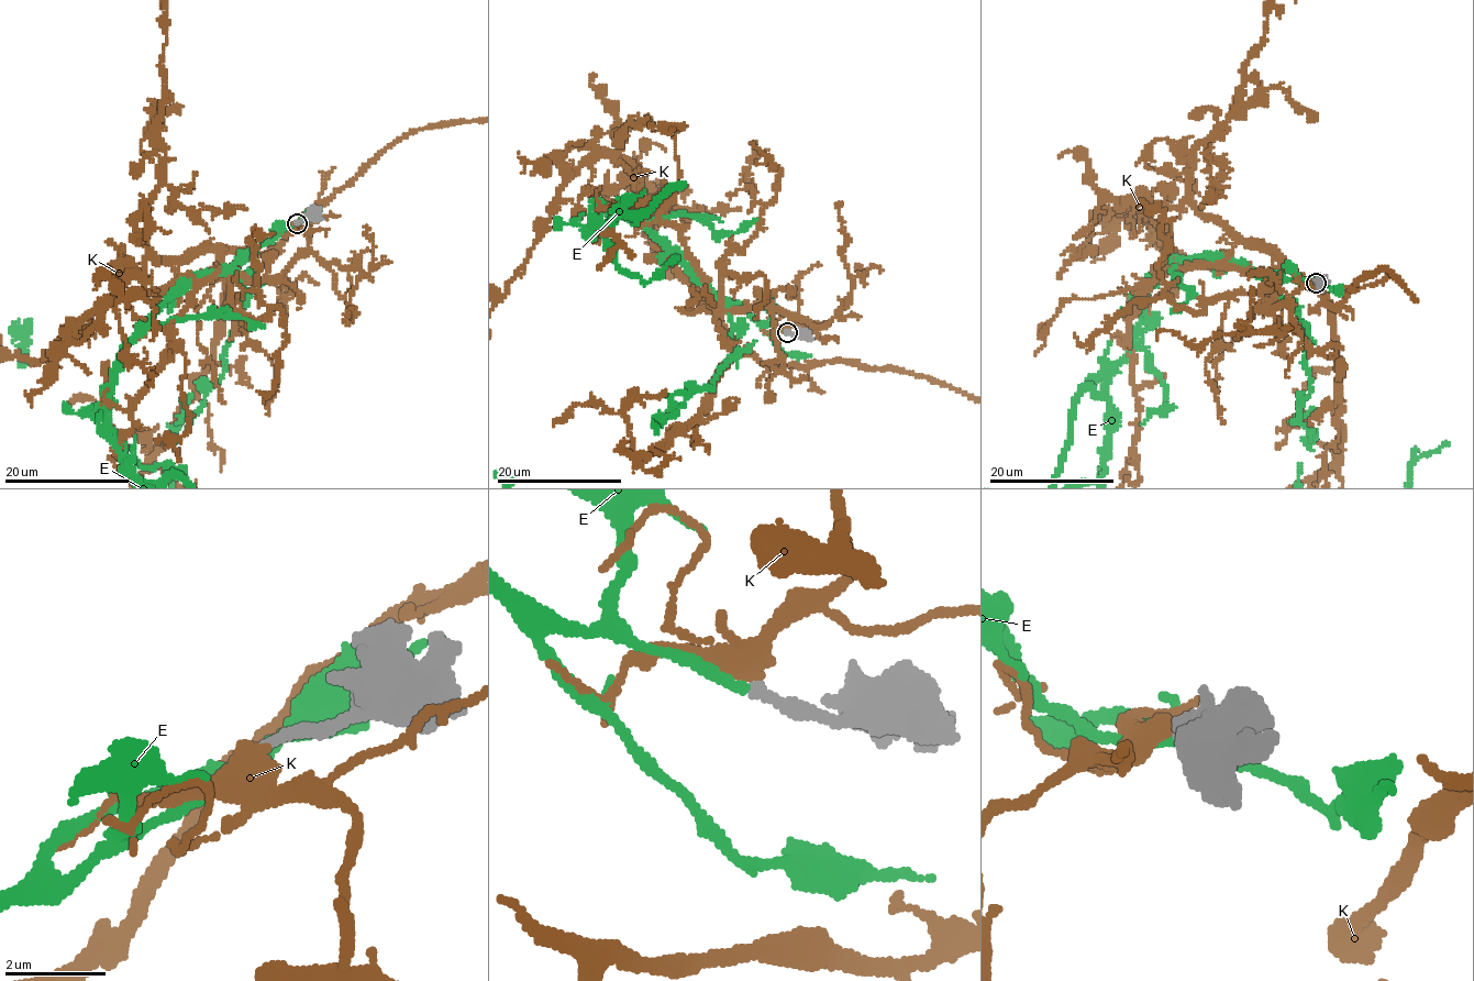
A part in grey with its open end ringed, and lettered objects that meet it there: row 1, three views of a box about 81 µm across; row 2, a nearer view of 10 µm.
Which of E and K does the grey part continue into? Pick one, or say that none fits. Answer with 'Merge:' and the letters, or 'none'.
Merge: E

